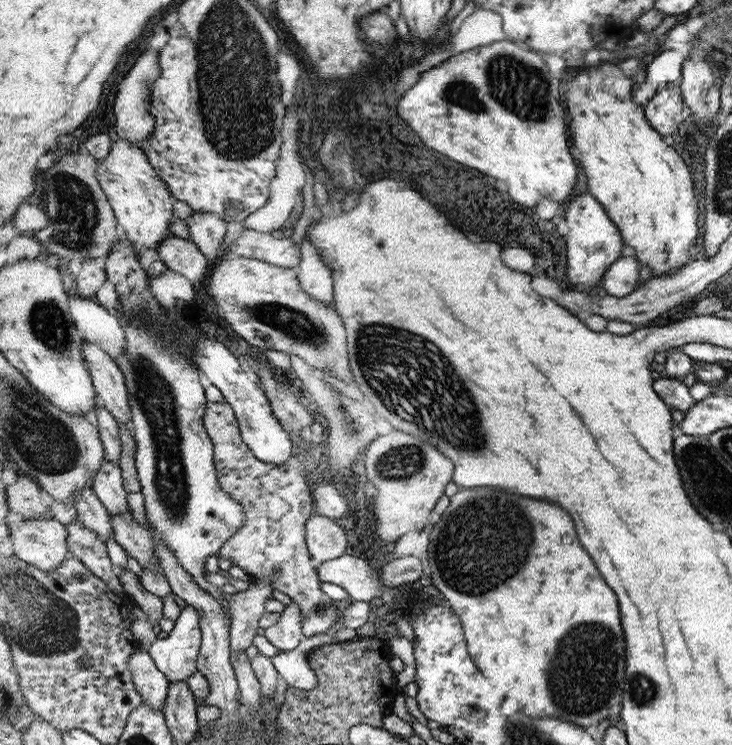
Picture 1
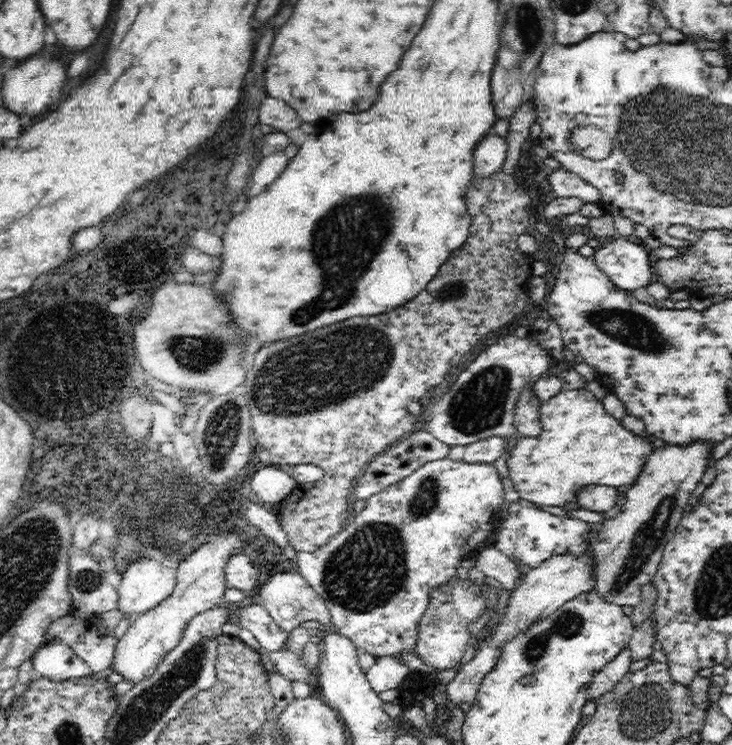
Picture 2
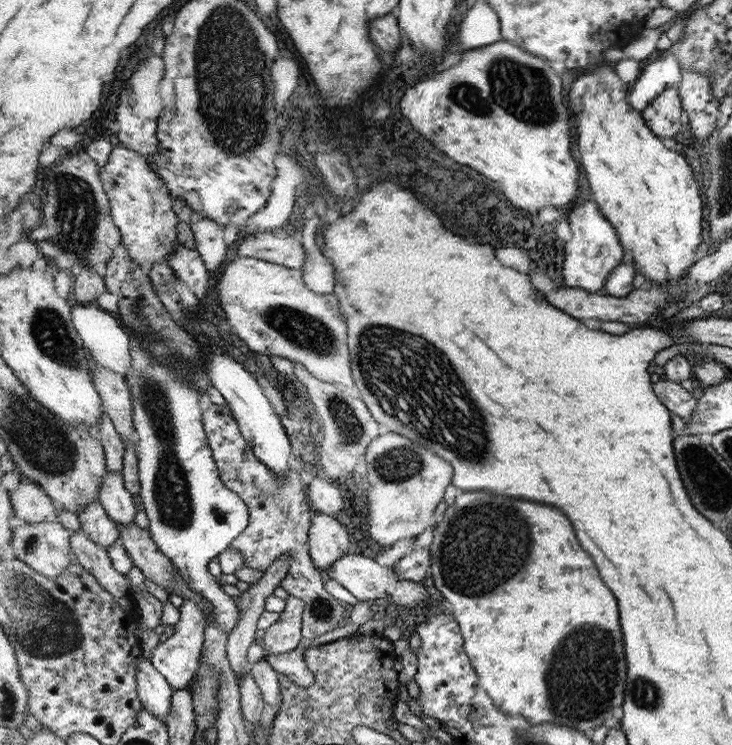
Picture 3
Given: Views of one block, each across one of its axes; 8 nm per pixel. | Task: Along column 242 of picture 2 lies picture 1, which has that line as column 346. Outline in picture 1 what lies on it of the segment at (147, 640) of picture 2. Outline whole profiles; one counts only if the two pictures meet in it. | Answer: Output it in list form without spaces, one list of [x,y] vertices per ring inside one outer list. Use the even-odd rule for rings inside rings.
[[[316,515],[306,521],[305,541],[316,565],[341,557],[348,546],[346,532],[326,515]]]

